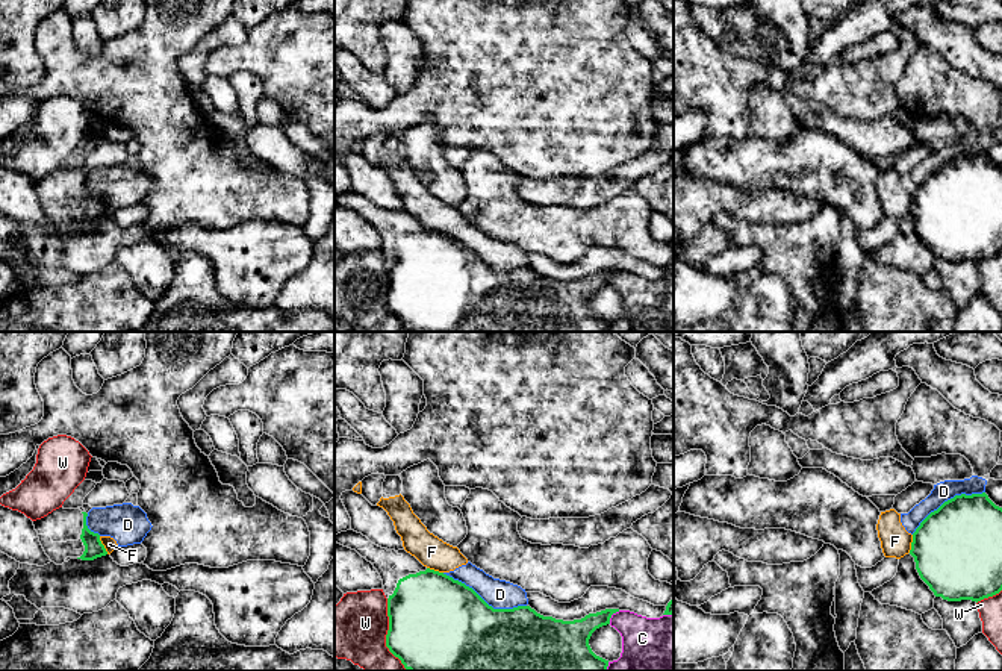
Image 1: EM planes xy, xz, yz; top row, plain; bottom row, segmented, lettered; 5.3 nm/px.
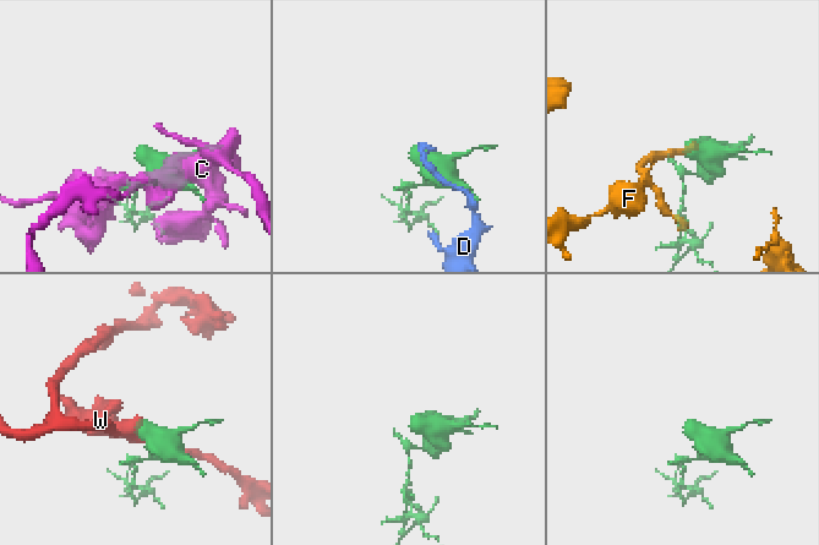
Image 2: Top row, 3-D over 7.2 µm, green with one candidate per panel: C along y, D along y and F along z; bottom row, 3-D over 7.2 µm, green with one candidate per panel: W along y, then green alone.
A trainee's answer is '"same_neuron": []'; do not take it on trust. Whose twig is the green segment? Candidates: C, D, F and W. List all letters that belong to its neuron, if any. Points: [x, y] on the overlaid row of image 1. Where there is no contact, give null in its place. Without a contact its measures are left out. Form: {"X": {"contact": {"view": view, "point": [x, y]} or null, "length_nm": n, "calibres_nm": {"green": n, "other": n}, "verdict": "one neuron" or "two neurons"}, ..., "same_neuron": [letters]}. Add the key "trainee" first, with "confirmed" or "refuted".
{"trainee": "confirmed", "C": {"contact": {"view": "xz", "point": [612, 614]}, "length_nm": 90, "calibres_nm": {"green": 180, "other": 280}, "verdict": "two neurons"}, "D": {"contact": {"view": "xz", "point": [483, 600]}, "length_nm": 480, "calibres_nm": {"green": 500, "other": 160}, "verdict": "two neurons"}, "F": {"contact": {"view": "xy", "point": [103, 546]}, "length_nm": 110, "calibres_nm": {"green": 100, "other": 70}, "verdict": "two neurons"}, "W": {"contact": {"view": "xz", "point": [388, 633]}, "length_nm": 400, "calibres_nm": {"green": 500, "other": 340}, "verdict": "two neurons"}, "same_neuron": []}

